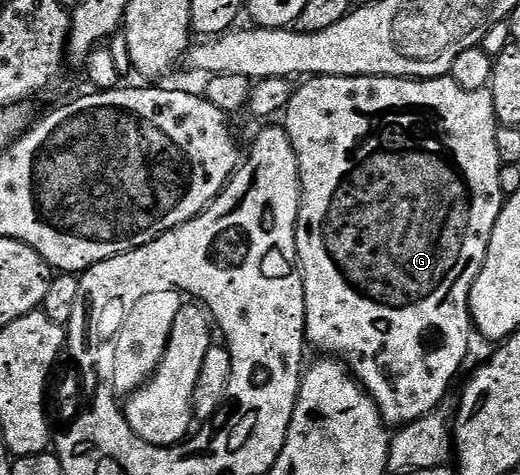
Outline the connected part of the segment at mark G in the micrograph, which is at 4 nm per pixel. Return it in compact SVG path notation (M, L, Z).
M316 75L316 76L313 76L313 77L310 77L310 78L307 78L307 79L306 79L306 80L305 80L305 82L303 82L303 83L306 83L306 84L304 84L304 85L303 85L303 87L301 87L301 86L299 86L299 87L298 87L298 88L297 88L297 90L295 90L295 93L294 93L294 95L293 95L293 96L292 96L292 98L291 98L291 99L290 99L290 104L289 104L289 105L288 105L288 106L287 106L287 107L286 107L286 109L285 109L285 112L284 112L284 118L286 118L286 120L284 120L284 126L285 126L285 128L286 128L286 134L287 134L287 135L289 135L289 137L290 137L290 144L291 144L291 145L293 145L293 146L294 146L294 152L295 152L295 153L296 153L296 157L297 157L297 158L298 158L298 176L299 176L299 177L301 177L301 179L302 179L302 205L301 205L301 207L299 207L299 209L298 209L298 261L299 261L299 264L300 264L300 270L301 270L301 273L302 273L302 284L303 284L303 285L304 285L304 289L305 289L305 290L306 290L306 341L307 341L307 344L309 344L309 346L310 346L310 347L311 347L311 348L313 348L313 347L315 347L315 349L316 349L316 350L318 350L318 351L322 351L322 352L318 352L318 353L325 353L325 354L326 354L326 355L327 355L327 356L330 356L330 357L337 357L337 358L338 358L338 359L339 359L339 360L342 360L342 359L347 359L347 361L348 361L348 362L350 362L350 364L348 364L348 367L349 367L349 370L350 370L350 371L351 371L351 372L352 372L352 374L353 374L353 376L354 376L354 378L355 378L355 379L357 379L357 380L358 380L358 382L359 382L359 383L361 383L361 384L362 384L362 386L363 386L363 387L365 387L365 388L366 388L366 391L367 391L367 392L368 392L368 393L369 393L369 395L370 395L370 396L372 396L372 397L373 397L373 399L374 399L374 403L375 403L375 405L376 405L376 406L377 406L377 407L378 407L378 408L379 408L379 409L380 409L380 413L381 413L381 414L382 414L382 418L383 418L383 419L385 419L385 420L386 420L386 422L387 422L387 424L390 424L390 425L395 425L395 424L394 424L394 423L398 423L398 424L397 424L397 425L405 425L405 424L408 424L408 423L414 423L414 422L415 422L415 421L416 421L416 420L418 420L418 419L423 419L423 417L424 417L424 416L425 416L425 415L428 415L428 414L430 414L430 412L432 412L432 411L437 411L437 410L439 410L439 408L441 408L441 407L442 407L442 406L443 406L443 405L442 405L442 404L441 404L441 403L442 403L442 398L444 398L444 397L445 397L445 395L446 395L446 390L448 390L448 389L449 389L449 387L450 387L450 382L452 382L452 381L453 381L453 379L454 379L454 374L456 374L456 373L457 373L457 371L458 371L458 370L460 370L460 369L461 369L461 367L462 367L462 362L464 362L464 361L465 361L465 359L466 359L466 354L468 354L468 353L469 353L469 351L470 351L470 333L471 333L471 334L472 334L472 322L471 322L471 316L470 316L470 294L471 294L471 293L472 293L472 289L473 289L473 285L474 285L474 283L475 283L475 282L476 282L476 281L477 281L477 277L478 277L478 275L479 275L479 274L480 274L480 273L481 273L481 269L482 269L482 266L483 266L483 265L485 265L485 259L486 259L486 254L487 254L487 253L488 253L488 249L489 249L489 241L490 241L490 238L491 238L491 237L492 237L492 233L493 233L493 227L494 227L494 226L495 226L495 225L496 225L496 223L497 223L497 218L498 218L498 217L500 217L500 213L501 213L501 211L502 211L502 206L503 206L503 202L504 202L504 196L503 196L503 194L502 194L502 186L501 186L501 185L500 185L500 173L501 173L501 172L502 172L502 168L503 168L503 166L504 166L504 164L503 164L503 161L502 161L502 158L501 158L501 157L500 157L500 153L499 153L499 152L498 152L498 128L499 128L499 126L500 126L500 124L499 124L499 122L498 122L498 118L497 118L497 117L496 117L496 113L495 113L495 112L494 112L494 93L493 93L493 90L490 90L490 89L483 89L483 90L481 90L481 91L469 91L469 90L468 90L468 89L464 89L464 88L463 88L463 87L462 87L462 86L460 86L460 85L459 85L459 84L458 84L458 83L457 83L457 81L456 81L456 80L455 80L455 79L453 79L453 77L439 77L439 78L437 78L437 79L408 79L408 78L405 78L405 77L395 77L395 76L393 76L393 75L371 75L371 76L368 76L368 75Z

